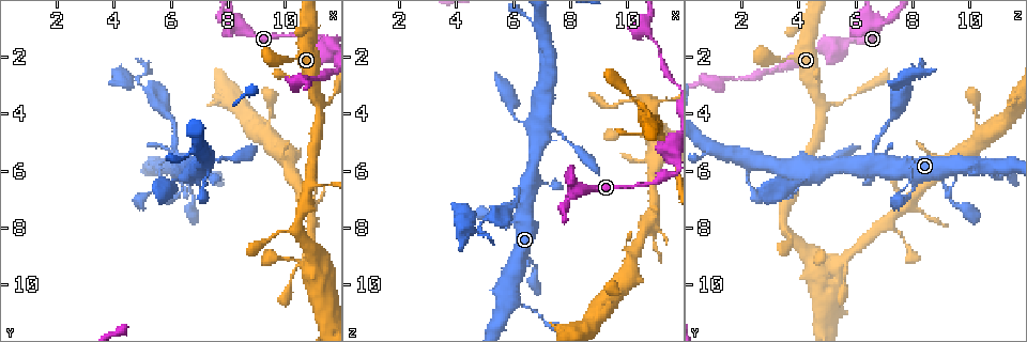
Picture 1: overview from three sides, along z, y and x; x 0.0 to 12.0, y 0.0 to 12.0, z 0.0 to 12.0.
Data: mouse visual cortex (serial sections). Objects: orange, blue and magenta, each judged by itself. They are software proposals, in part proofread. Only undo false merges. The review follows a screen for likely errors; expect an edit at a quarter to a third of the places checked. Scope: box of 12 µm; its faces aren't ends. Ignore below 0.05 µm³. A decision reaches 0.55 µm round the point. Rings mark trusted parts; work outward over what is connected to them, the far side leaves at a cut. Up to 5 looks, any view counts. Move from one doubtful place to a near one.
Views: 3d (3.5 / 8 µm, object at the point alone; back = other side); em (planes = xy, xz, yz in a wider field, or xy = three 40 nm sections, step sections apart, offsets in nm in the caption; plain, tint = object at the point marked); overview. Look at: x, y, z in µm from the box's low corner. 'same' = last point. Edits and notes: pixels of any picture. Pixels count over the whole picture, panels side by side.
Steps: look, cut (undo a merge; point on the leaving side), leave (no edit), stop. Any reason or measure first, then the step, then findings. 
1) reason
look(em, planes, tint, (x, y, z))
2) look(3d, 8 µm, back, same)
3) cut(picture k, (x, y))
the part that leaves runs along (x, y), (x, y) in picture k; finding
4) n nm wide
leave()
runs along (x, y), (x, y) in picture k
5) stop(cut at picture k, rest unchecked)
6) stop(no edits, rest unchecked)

thin neck
look(3d, 3.5 µm, (10.7, 2.8, 1.1))

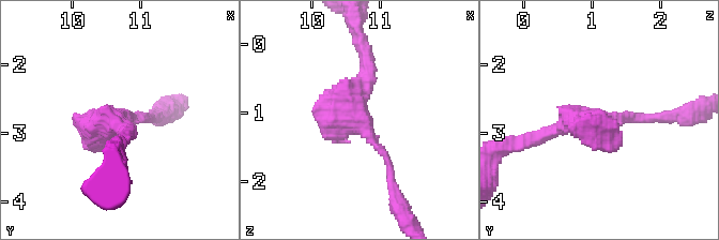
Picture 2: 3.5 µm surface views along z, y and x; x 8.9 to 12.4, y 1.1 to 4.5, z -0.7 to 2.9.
look(em, xy, step 1, tint, (10.65, 2.85, 1.00))

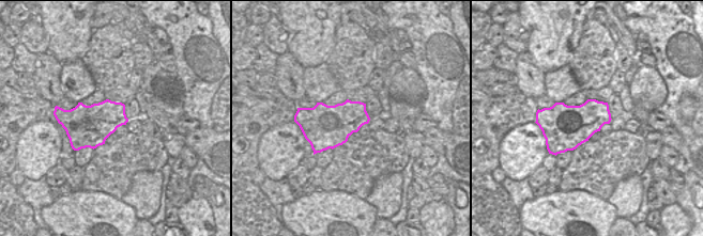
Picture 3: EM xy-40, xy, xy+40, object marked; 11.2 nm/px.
leave()
all the same cell

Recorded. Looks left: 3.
a fork
look(3d, 8 µm, (8.4, 0.9, 6.7))

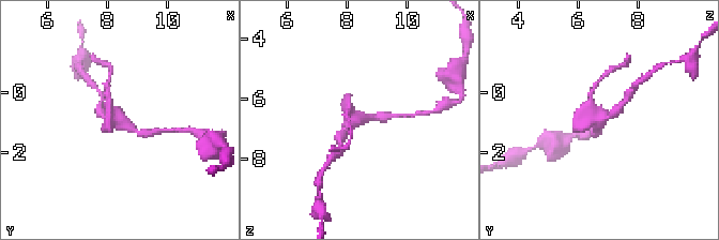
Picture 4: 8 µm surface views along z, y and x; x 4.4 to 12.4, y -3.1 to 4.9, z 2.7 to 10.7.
look(em, xy, step 3, tint, (8.4, 0.9, 6.8))

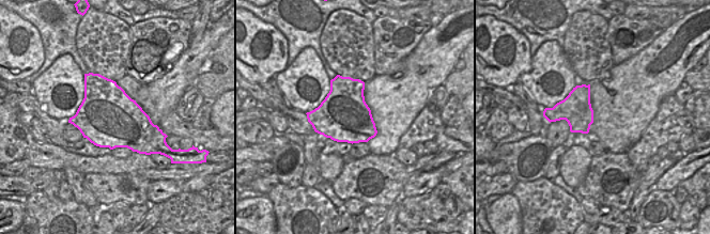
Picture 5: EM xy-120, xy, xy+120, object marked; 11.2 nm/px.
leave()
runs along (144, 134), (100, 109) in picture 4; one cell here

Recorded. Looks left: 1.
stop(no edits, rest unchecked)

